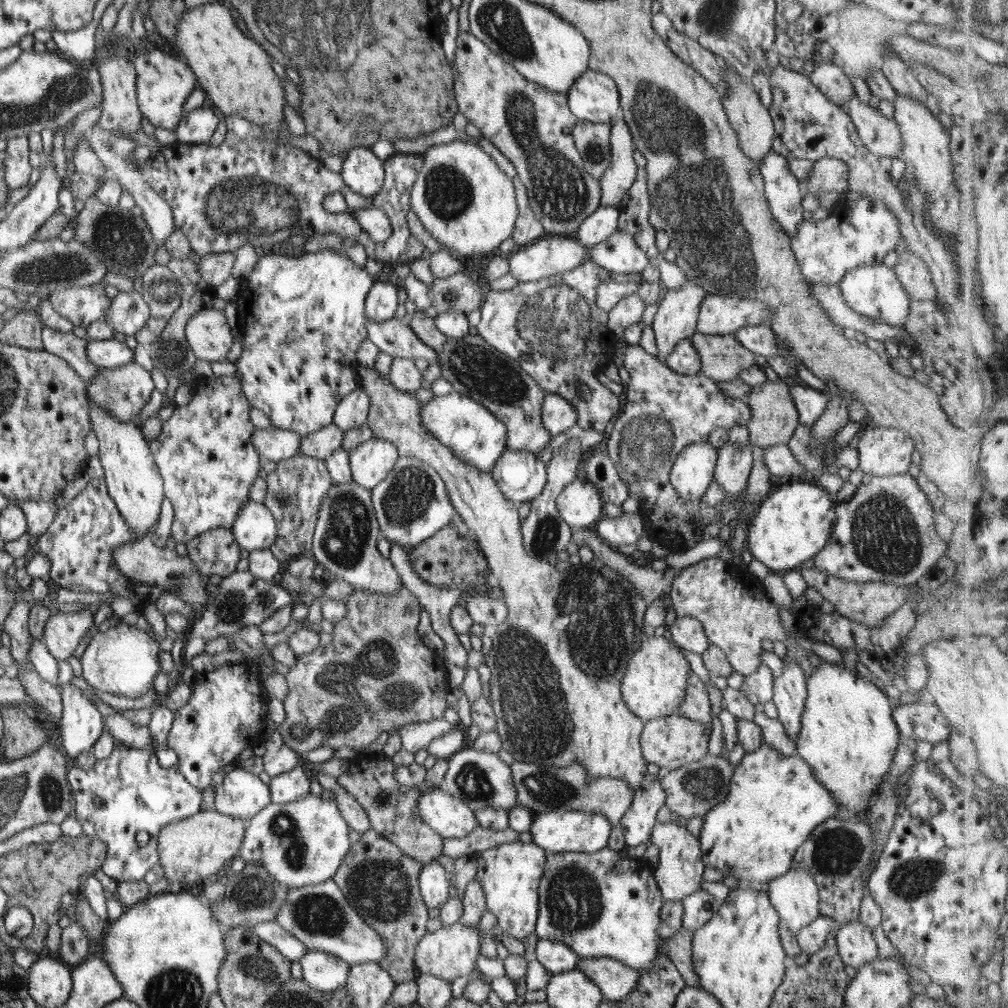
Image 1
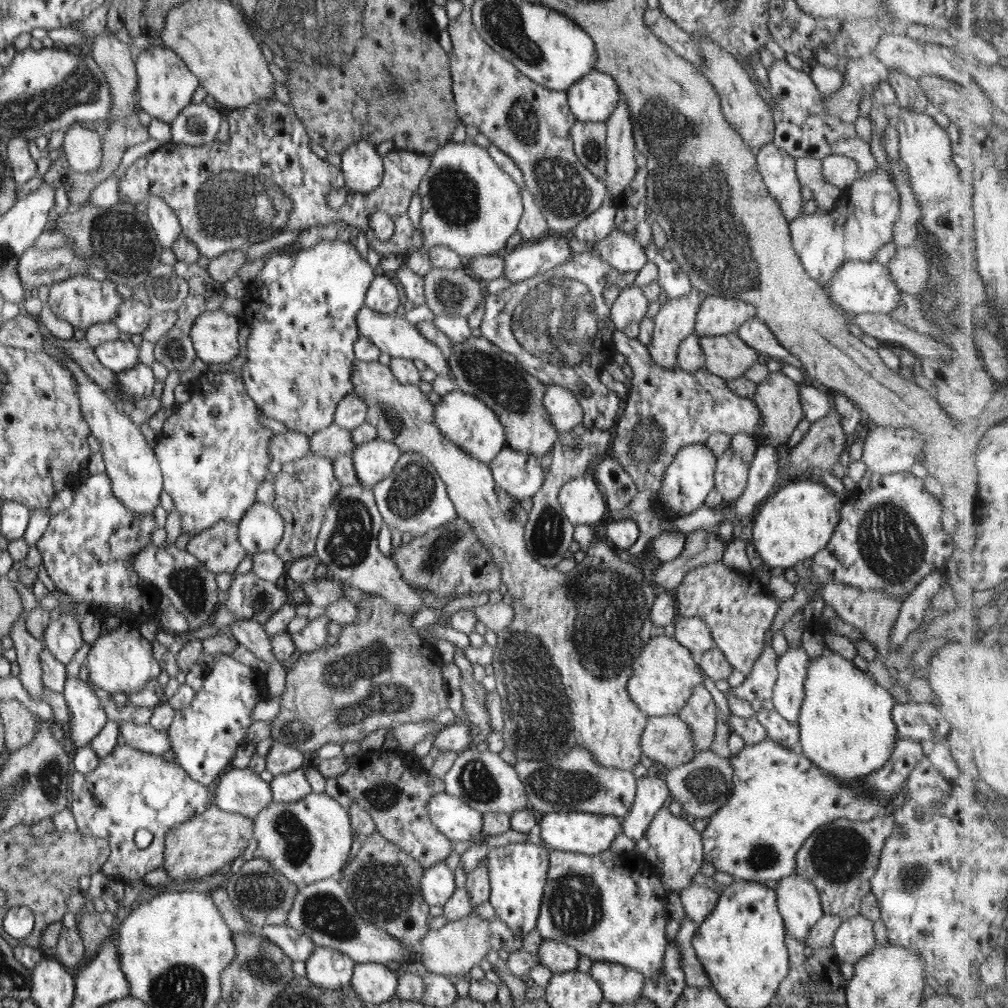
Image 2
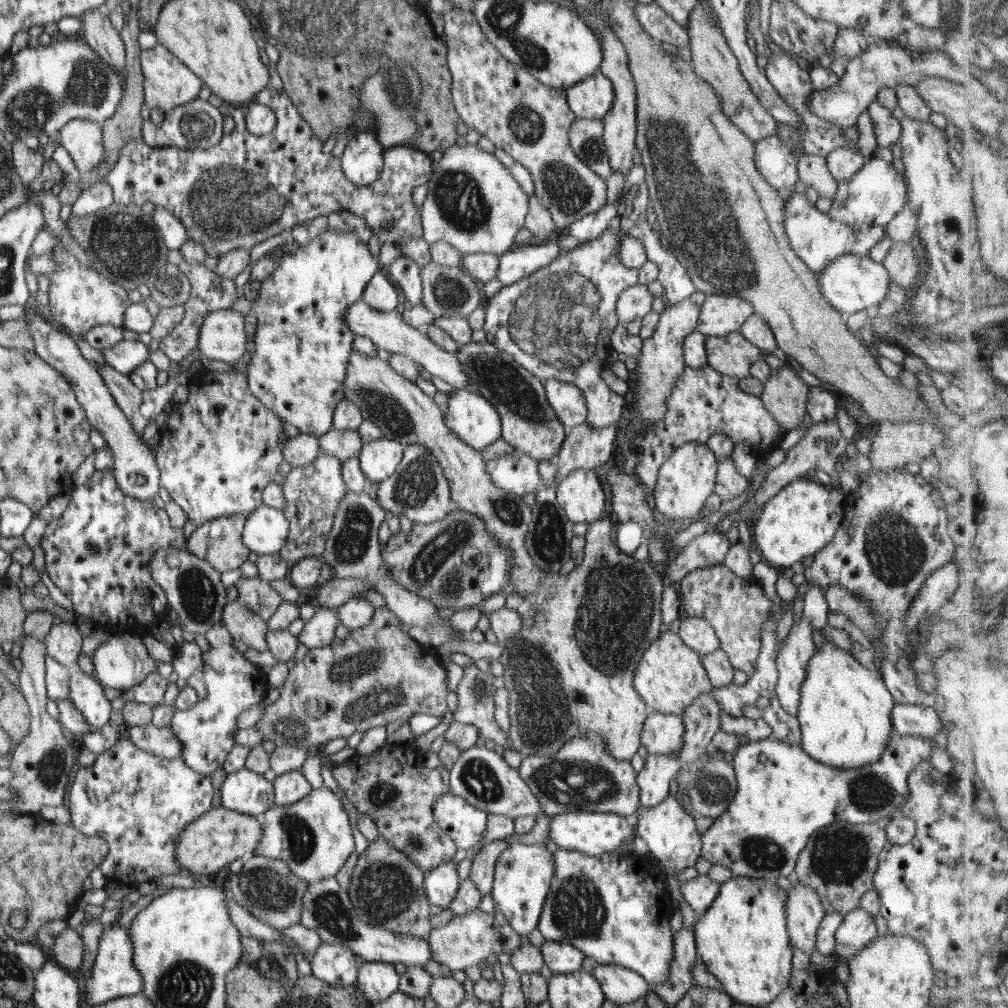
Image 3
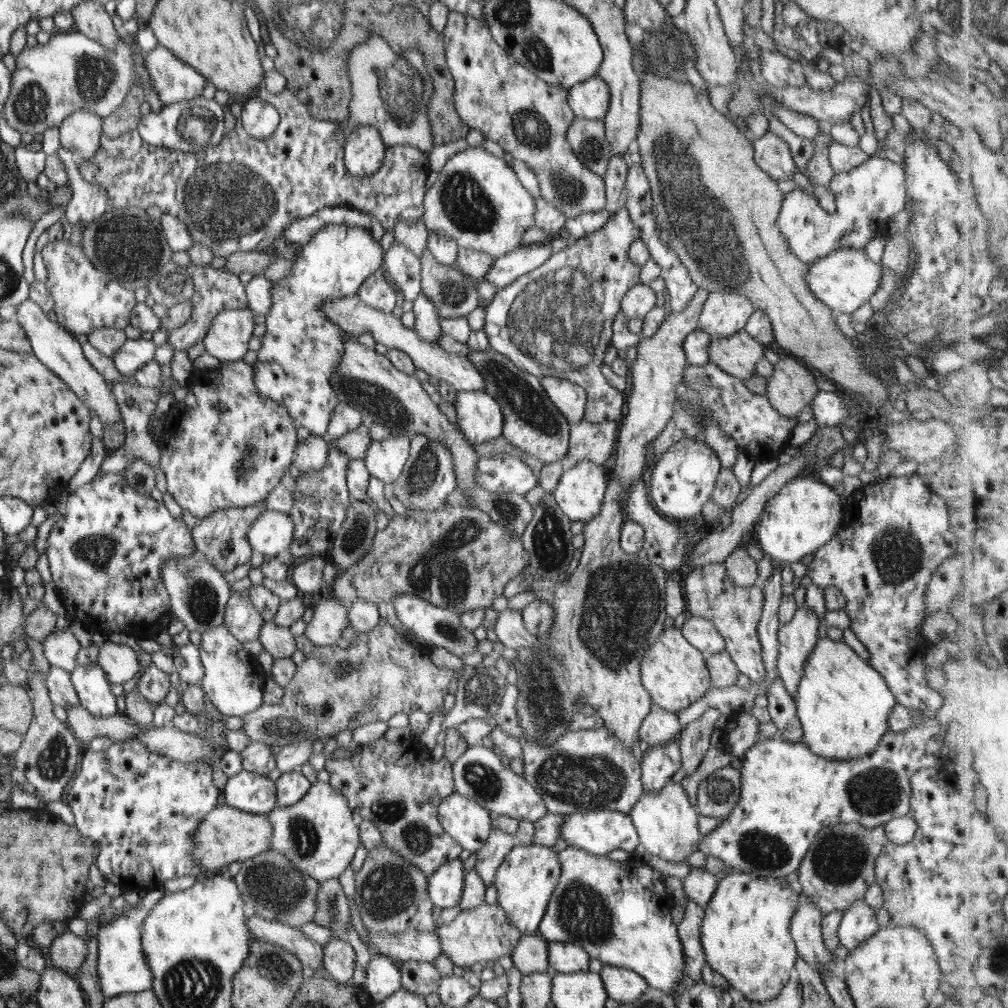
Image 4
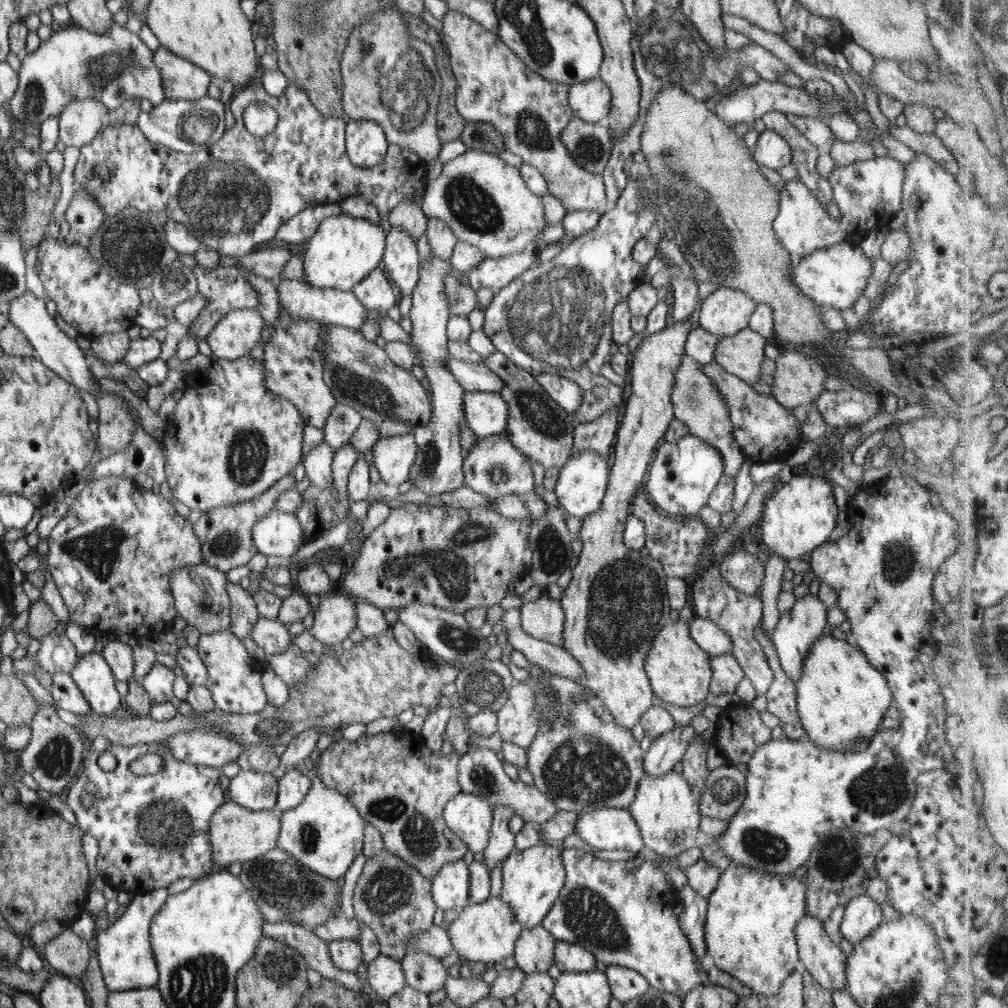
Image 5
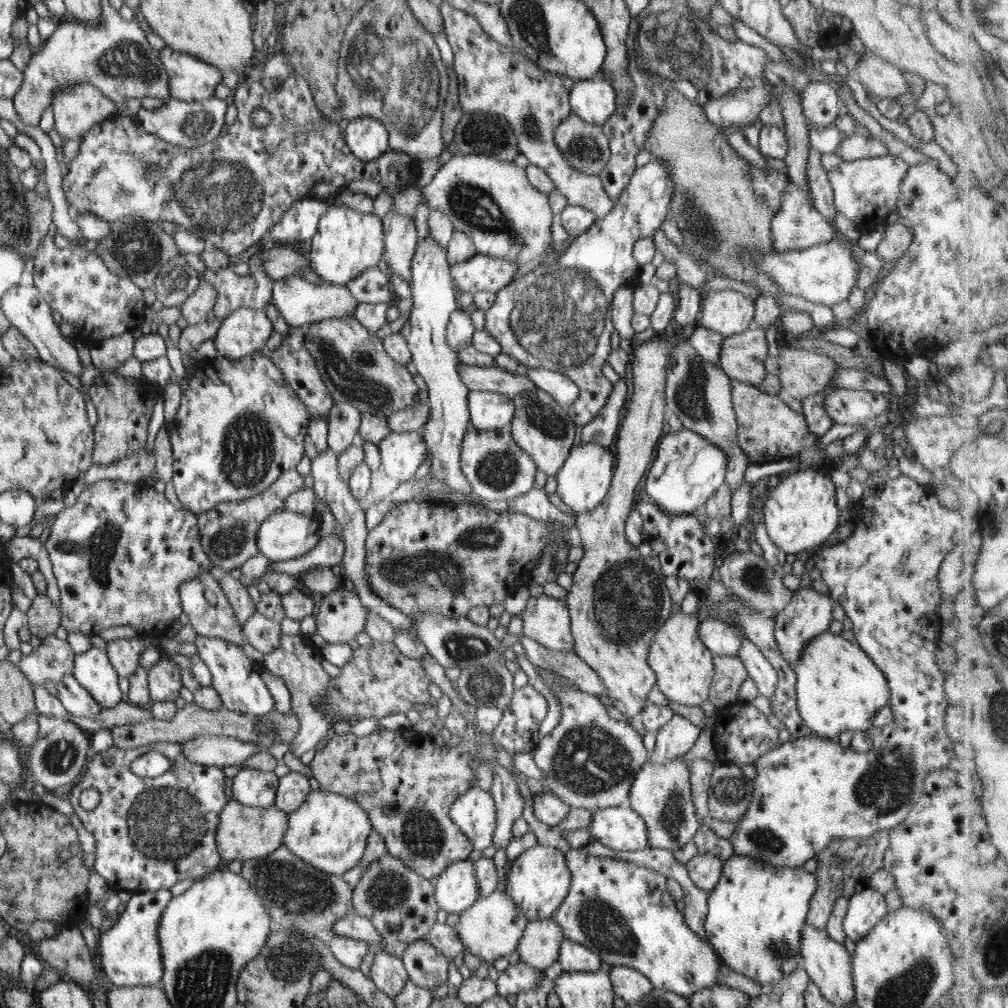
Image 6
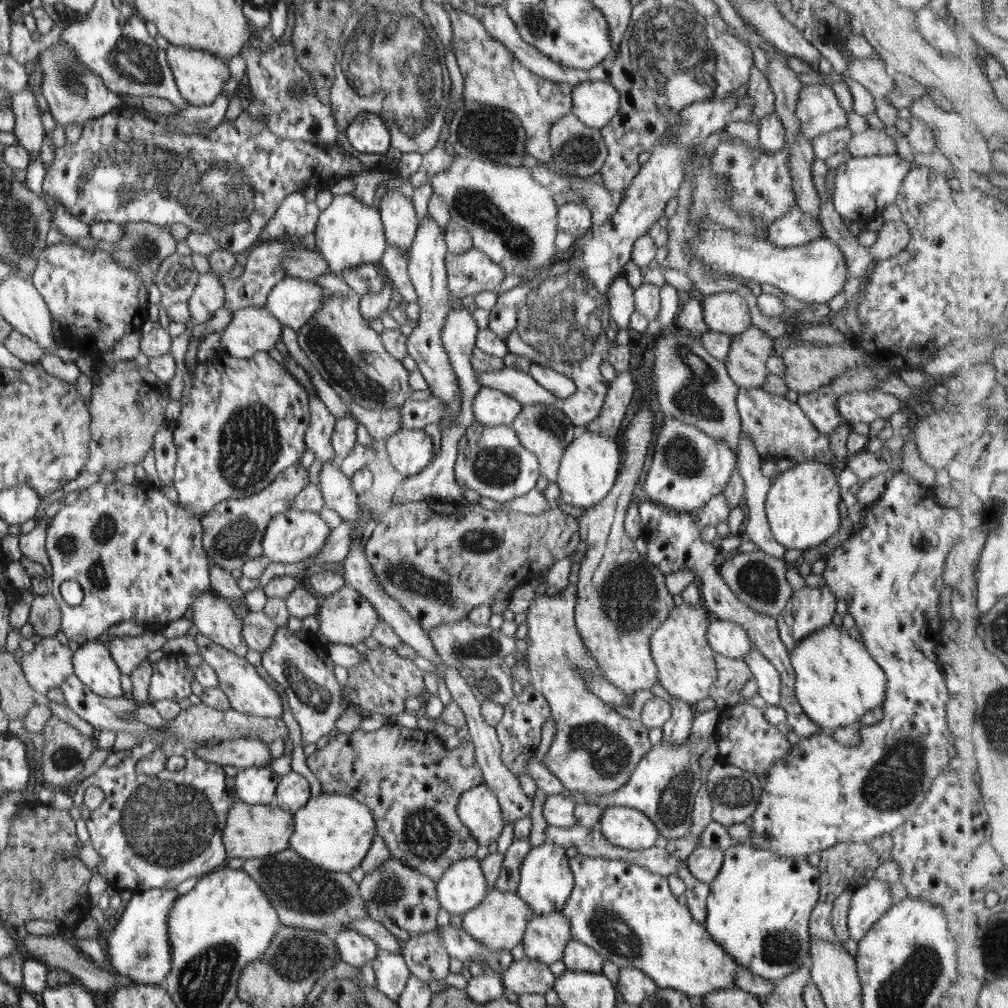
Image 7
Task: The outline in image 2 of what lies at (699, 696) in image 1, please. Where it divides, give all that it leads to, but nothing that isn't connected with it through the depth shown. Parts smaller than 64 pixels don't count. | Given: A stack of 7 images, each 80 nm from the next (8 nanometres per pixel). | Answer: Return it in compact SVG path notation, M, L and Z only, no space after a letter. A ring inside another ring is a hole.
M695 685L692 696L679 710L679 718L690 726L694 745L700 752L710 750L716 736L716 702L704 685Z

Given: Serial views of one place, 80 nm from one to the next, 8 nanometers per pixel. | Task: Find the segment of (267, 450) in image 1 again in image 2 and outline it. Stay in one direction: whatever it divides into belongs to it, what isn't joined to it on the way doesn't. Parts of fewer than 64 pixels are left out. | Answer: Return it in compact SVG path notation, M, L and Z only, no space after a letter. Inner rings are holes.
M287 430L282 433L273 433L269 440L269 455L271 460L278 460L286 464L294 460L300 460L311 454L310 436Z

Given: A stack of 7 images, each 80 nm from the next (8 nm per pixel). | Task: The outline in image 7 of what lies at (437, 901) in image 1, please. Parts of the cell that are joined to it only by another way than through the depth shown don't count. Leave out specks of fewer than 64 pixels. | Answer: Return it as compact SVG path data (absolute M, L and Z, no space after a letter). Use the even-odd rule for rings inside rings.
M474 857L454 862L436 881L439 903L450 915L476 908L487 895L487 878L480 862Z

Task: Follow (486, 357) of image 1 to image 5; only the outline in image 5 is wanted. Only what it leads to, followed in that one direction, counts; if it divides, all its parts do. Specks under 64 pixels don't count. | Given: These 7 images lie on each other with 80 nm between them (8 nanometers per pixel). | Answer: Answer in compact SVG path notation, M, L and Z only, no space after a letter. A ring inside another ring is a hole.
M494 351L483 362L502 382L504 389L500 391L509 406L507 428L504 431L509 441L521 450L530 460L542 464L545 470L560 469L574 453L574 425L575 421L569 414L553 401L538 384L534 375L516 366L505 354Z

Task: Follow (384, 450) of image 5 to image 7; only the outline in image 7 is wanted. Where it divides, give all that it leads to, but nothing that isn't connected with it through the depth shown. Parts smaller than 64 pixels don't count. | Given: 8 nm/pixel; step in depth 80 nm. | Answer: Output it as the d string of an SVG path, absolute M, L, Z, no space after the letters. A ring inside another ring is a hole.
M400 428L387 438L386 450L392 465L404 476L422 472L435 458L438 438L431 429Z

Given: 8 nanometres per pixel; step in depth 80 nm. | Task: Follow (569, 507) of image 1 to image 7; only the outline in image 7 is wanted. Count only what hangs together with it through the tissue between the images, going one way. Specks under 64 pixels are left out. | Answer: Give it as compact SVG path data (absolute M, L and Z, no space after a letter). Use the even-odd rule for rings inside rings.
M580 429L565 448L557 474L560 498L566 504L588 510L598 504L614 486L621 469L622 446L620 436L611 437L590 429Z

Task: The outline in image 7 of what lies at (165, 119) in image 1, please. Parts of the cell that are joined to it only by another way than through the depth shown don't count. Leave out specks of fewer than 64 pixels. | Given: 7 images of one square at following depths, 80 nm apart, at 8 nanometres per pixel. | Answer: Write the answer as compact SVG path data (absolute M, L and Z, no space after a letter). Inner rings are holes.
M170 45L165 53L178 90L182 98L192 105L192 109L199 110L205 105L212 104L218 96L222 95L222 86L231 78L226 59L212 54L210 51L196 50L196 48L188 48L188 46Z

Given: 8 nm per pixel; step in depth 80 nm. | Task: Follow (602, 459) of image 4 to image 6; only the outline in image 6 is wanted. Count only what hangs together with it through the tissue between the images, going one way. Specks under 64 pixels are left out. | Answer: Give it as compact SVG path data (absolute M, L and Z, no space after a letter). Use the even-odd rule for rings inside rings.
M624 376L613 385L614 390L607 398L604 408L588 423L577 427L578 441L587 443L597 442L603 447L614 447L617 434L621 425L620 416L624 411L626 396L628 396L628 384Z

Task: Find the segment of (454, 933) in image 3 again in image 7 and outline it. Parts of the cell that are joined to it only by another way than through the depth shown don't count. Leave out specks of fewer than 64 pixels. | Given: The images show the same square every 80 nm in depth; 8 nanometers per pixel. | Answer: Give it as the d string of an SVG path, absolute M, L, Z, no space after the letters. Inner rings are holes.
M490 888L490 892L476 908L462 915L462 928L491 951L496 949L508 949L510 951L514 946L523 942L527 924L533 915L532 907L518 897L516 893L491 890Z

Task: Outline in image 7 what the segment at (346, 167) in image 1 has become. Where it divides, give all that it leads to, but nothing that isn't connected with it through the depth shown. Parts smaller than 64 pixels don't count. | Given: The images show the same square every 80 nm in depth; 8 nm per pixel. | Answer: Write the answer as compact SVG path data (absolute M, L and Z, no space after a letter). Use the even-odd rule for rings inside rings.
M372 111L359 114L348 126L350 146L362 154L385 155L392 147L390 128Z

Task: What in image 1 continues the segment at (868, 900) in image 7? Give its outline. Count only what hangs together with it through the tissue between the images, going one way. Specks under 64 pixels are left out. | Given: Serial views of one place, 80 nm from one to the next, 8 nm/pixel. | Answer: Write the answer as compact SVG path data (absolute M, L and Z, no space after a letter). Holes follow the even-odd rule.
M859 920L843 923L835 934L835 941L841 961L855 969L878 957L871 928Z

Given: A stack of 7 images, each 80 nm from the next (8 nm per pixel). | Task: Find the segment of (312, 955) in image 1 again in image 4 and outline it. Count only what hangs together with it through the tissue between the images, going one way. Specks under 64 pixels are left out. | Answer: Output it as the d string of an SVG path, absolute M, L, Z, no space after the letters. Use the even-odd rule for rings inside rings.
M333 938L323 946L323 951L323 972L321 975L318 973L318 976L322 977L326 974L327 978L337 980L339 983L351 983L352 975L354 974L354 967L356 966L356 952L352 945L350 945L348 941Z

